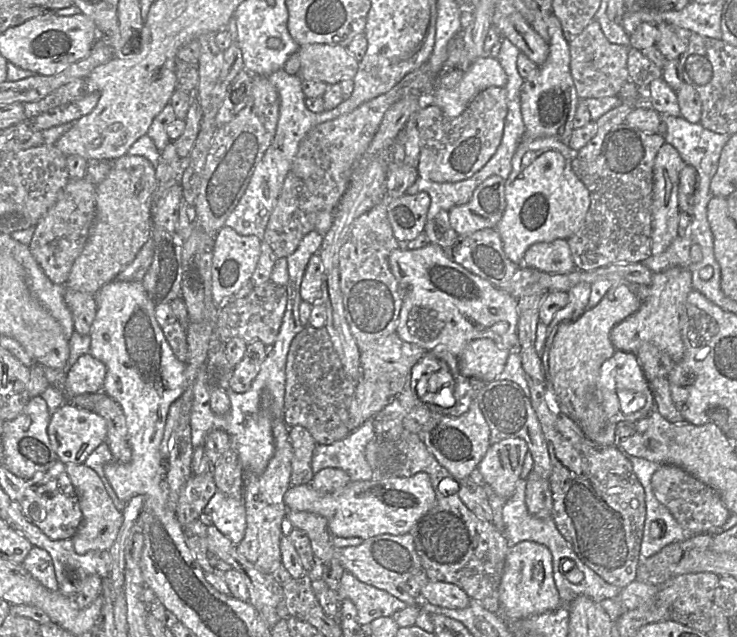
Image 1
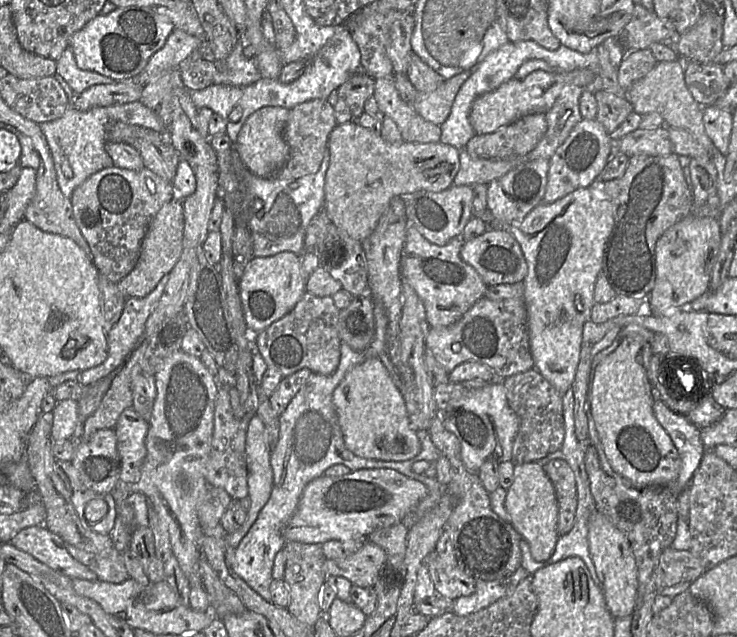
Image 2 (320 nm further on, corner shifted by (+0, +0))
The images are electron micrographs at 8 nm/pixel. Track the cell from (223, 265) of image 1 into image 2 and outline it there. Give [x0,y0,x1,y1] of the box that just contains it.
[239,252,308,332]

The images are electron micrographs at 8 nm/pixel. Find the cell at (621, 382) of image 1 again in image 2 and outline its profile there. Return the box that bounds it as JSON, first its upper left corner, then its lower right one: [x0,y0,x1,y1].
[653,400,706,493]

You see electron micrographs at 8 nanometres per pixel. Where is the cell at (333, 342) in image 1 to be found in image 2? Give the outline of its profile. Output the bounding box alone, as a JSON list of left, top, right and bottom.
[332,356,421,461]

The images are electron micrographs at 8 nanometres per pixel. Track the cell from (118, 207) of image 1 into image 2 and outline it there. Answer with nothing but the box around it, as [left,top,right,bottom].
[118,198,184,297]

